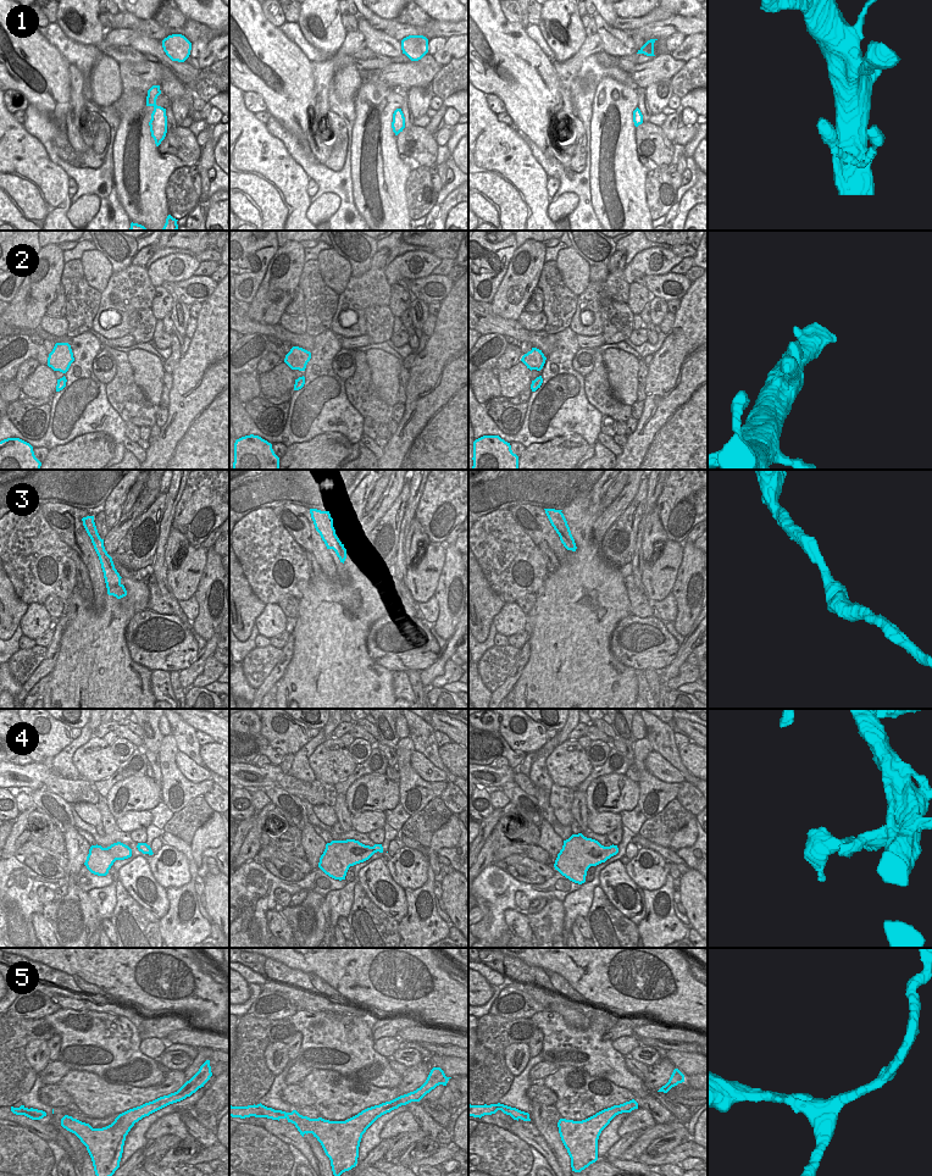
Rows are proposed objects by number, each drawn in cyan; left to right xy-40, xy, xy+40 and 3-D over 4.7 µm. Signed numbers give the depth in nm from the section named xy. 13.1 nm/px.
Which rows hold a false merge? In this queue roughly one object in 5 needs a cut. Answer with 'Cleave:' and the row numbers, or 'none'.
Cleave: 4

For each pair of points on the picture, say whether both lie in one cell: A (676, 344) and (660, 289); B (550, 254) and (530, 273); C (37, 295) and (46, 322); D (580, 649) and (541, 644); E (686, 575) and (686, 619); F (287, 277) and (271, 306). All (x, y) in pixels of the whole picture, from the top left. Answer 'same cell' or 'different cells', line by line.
A: different cells
B: different cells
C: different cells
D: same cell
E: same cell
F: same cell

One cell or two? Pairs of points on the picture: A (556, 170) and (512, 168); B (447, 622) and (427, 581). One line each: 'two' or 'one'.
A: two
B: two

